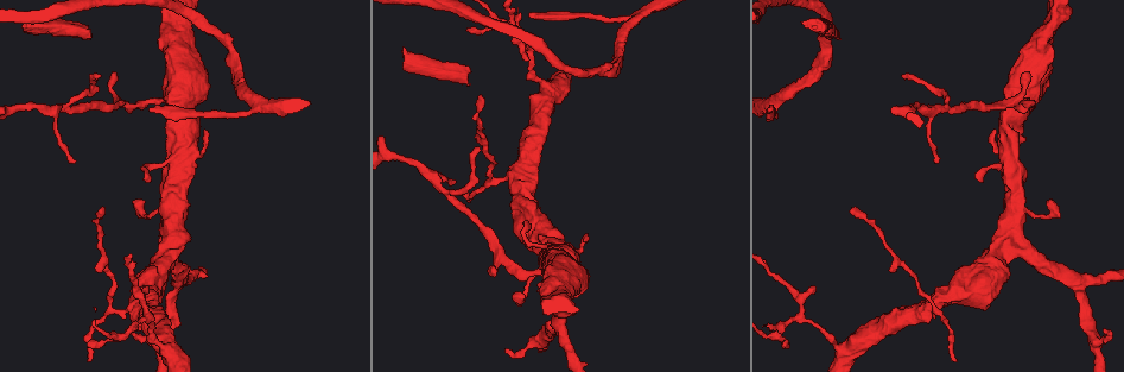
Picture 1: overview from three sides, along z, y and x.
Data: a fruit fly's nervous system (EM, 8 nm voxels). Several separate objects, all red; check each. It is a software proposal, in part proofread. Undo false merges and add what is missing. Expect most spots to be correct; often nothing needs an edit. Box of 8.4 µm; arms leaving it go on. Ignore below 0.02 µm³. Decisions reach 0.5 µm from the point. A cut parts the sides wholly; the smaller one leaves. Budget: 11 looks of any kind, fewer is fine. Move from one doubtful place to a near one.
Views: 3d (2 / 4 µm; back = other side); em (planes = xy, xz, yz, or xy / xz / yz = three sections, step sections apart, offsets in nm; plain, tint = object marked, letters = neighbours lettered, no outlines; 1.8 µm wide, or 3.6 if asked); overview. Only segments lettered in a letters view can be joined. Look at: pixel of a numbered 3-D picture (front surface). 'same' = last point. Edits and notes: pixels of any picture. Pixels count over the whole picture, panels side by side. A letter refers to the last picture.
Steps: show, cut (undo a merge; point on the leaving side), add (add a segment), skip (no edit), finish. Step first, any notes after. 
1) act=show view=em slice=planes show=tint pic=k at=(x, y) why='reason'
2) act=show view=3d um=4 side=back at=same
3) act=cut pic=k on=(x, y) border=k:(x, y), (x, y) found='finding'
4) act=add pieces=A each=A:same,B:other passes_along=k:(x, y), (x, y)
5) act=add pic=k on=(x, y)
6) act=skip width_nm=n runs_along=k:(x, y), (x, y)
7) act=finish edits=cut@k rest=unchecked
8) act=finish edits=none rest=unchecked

act=show view=3d um=2 pic=1 at=(470, 85) why='long arm stops here'

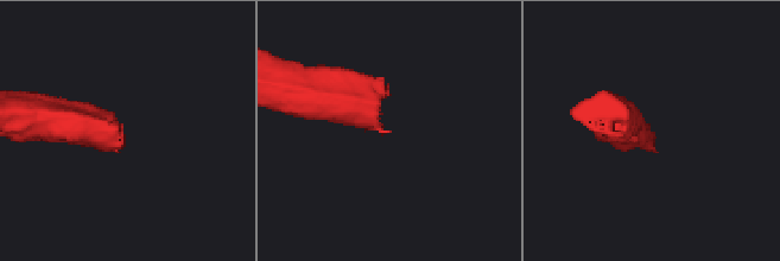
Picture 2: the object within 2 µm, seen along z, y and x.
act=show view=em slice=planes show=letters pic=2 at=(120, 144) why='shape alone is not enough'

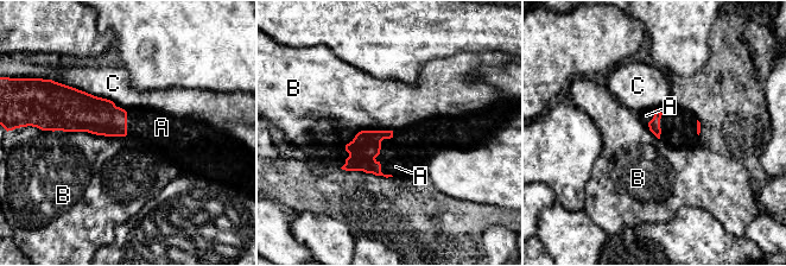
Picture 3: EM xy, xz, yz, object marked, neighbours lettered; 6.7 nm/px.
act=add pieces=A each=A:same,B:other,C:other found='the neuron continues'

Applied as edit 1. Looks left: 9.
act=show view=overview why='redraw'

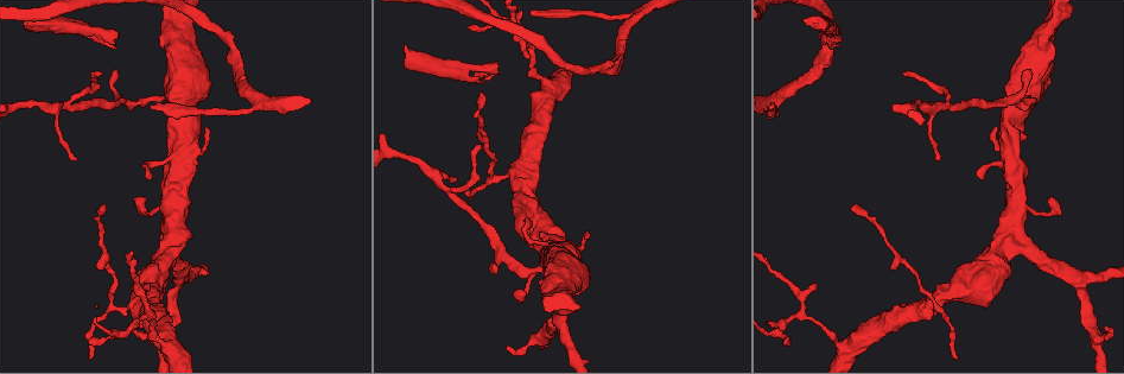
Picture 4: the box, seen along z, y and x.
act=show view=3d um=2 side=back pic=4 at=(182, 145) why='thick turns thin'

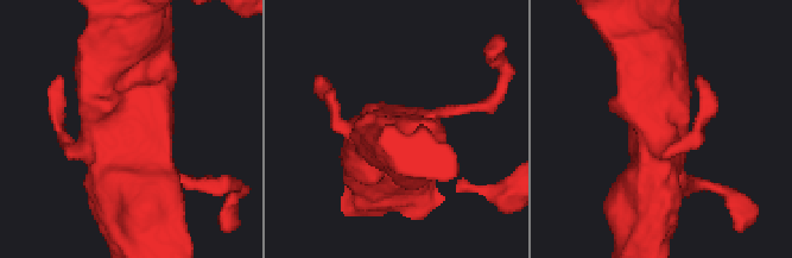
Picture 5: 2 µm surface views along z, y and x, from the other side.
act=show view=em slice=xy step=4 show=tint pic=5 at=(125, 127)

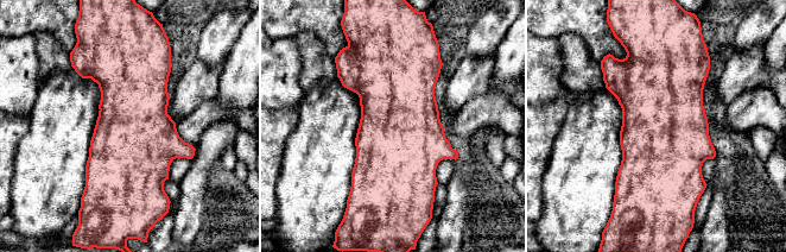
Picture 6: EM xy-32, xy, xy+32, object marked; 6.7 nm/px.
act=show view=em slice=xz step=8 show=letters at=same why='cut it another way'

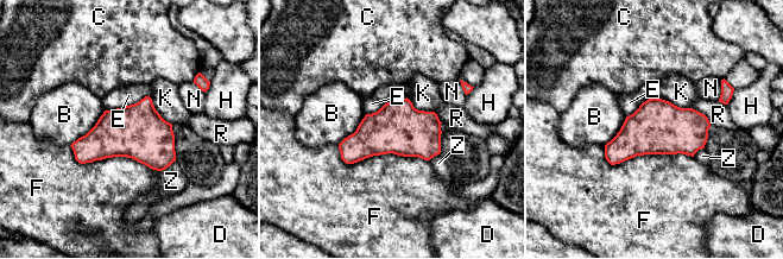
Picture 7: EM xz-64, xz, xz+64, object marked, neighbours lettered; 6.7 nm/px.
act=skip each=B:other,C:other,D:other,E:other,F:other,H:other,K:other,N:other,R:other,Z:other border=7:(150, 96), (105, 111) found='all the same neuron'

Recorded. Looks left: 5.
act=show view=3d um=4 pic=4 at=(524, 180) why='two arms in line, one across'

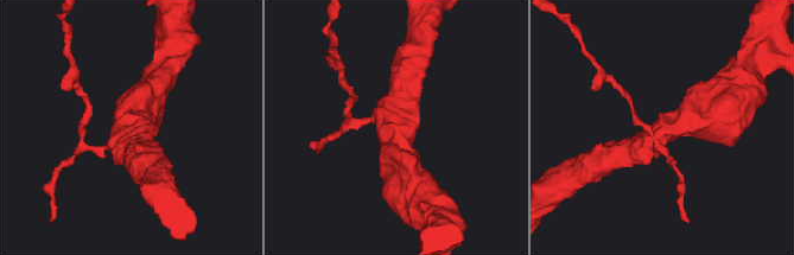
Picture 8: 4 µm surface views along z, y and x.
act=show view=em slice=planes show=letters pic=8 at=(398, 128) why='need the tissue'

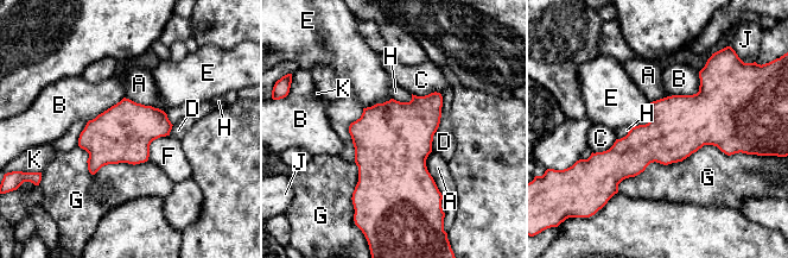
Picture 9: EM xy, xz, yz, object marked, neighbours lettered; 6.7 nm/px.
act=skip width_nm=400 each=A:other,B:other,C:other,D:other,E:other,F:other,G:other,H:other,J:other,K:other border=9:(650, 102), (650, 119), (630, 128) found='one neuron here'

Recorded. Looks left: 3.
act=show view=em um=3.6 slice=planes show=letters pic=4 at=(558, 317) why='three-way junction'

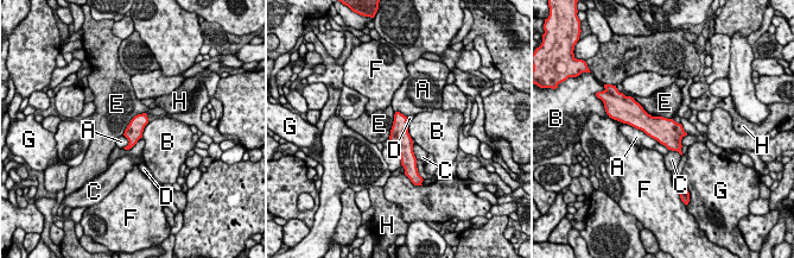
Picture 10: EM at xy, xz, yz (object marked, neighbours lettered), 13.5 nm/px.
act=skip longest_contact=A:550nm each=A:other,B:other,C:other,D:other,E:other,F:other,G:other,H:other found='all the same neuron'

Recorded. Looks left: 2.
act=finish edits=add@3 rest=unchecked

